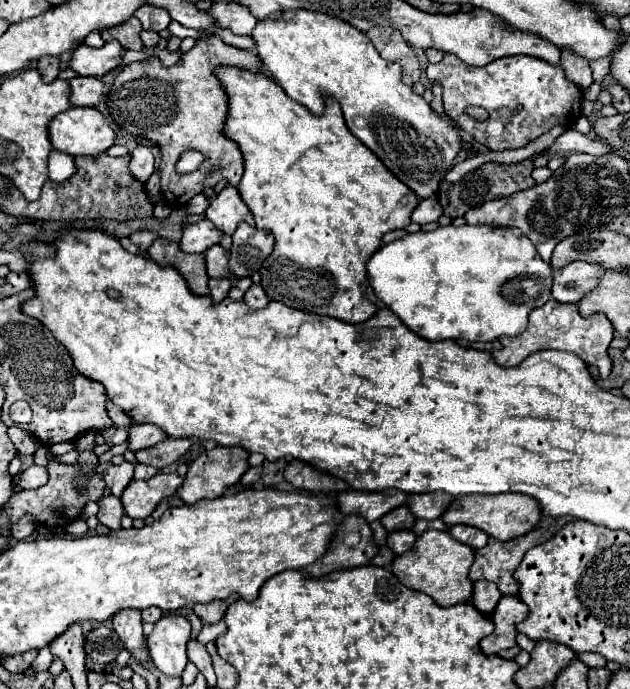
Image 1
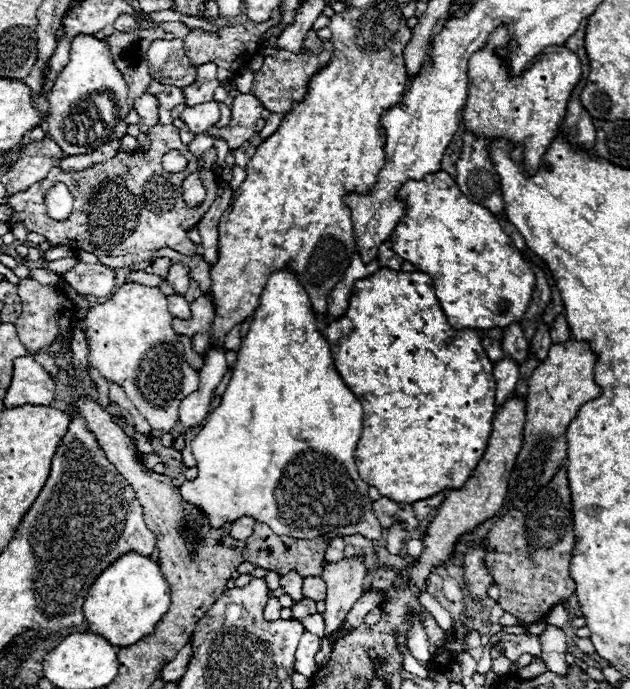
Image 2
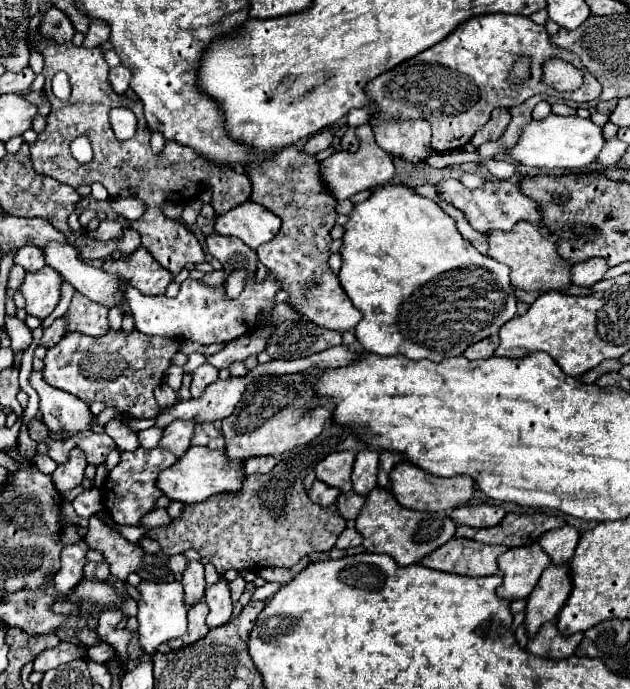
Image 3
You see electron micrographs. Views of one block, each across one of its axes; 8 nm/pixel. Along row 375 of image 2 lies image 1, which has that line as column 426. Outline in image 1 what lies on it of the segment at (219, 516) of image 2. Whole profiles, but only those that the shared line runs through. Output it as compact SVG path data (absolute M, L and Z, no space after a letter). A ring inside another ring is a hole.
M464 224L464 226L440 226L432 232L418 232L418 234L408 234L400 240L394 240L386 246L382 246L380 250L376 250L368 264L366 264L366 270L368 270L368 280L376 292L376 296L388 306L392 308L392 312L412 330L416 332L418 336L426 338L426 340L470 340L470 342L492 342L496 340L498 336L518 336L522 334L526 328L528 328L528 314L534 310L534 308L540 308L544 306L552 294L552 268L540 260L534 244L516 228L502 228L502 226L492 226L492 224L478 224L478 226L470 226L470 224Z

